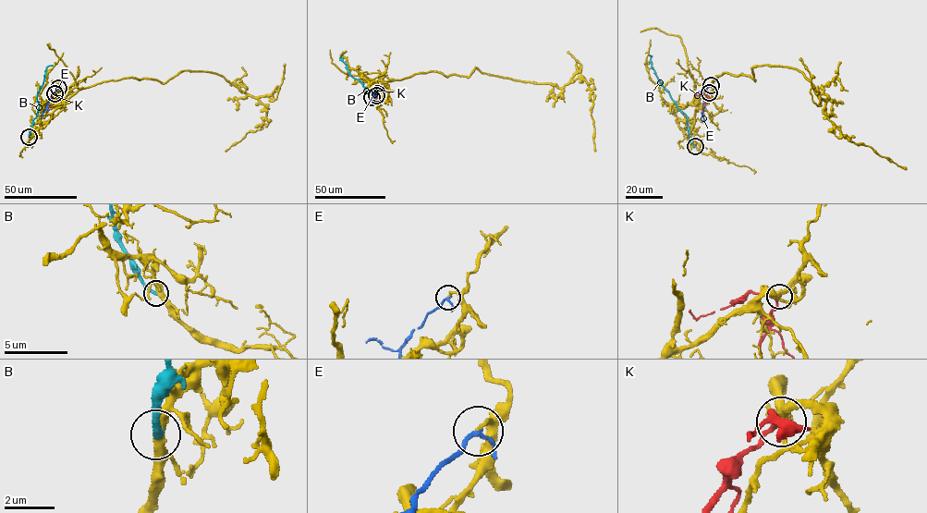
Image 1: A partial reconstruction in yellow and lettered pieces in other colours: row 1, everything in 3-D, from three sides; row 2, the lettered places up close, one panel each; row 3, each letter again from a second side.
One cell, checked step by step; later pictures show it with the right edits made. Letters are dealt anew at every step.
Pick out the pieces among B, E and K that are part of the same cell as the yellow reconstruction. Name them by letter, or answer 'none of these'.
none of these

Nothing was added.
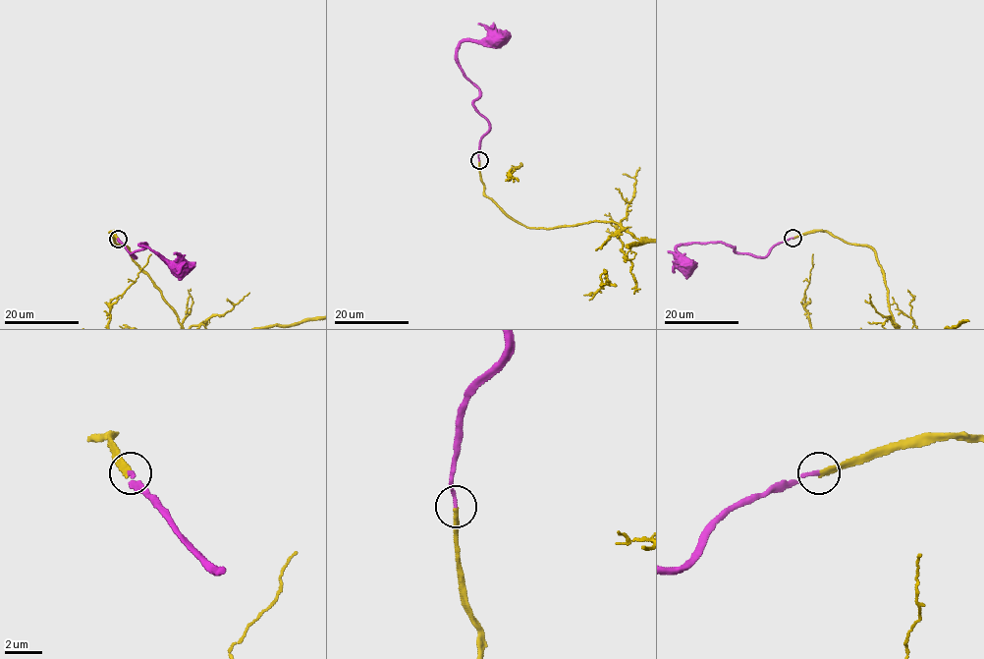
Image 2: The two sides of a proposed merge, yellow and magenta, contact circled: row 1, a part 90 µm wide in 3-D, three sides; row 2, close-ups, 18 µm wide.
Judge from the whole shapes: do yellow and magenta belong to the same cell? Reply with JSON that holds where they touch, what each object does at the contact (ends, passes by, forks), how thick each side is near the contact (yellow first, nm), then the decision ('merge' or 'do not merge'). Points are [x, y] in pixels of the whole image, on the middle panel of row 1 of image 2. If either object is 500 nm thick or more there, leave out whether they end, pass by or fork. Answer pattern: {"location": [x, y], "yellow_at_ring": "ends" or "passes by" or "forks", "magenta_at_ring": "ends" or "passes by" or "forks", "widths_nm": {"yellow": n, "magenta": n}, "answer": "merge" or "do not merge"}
{"location": [479, 160], "yellow_at_ring": "ends", "magenta_at_ring": "ends", "widths_nm": {"yellow": 280, "magenta": 200}, "answer": "merge"}

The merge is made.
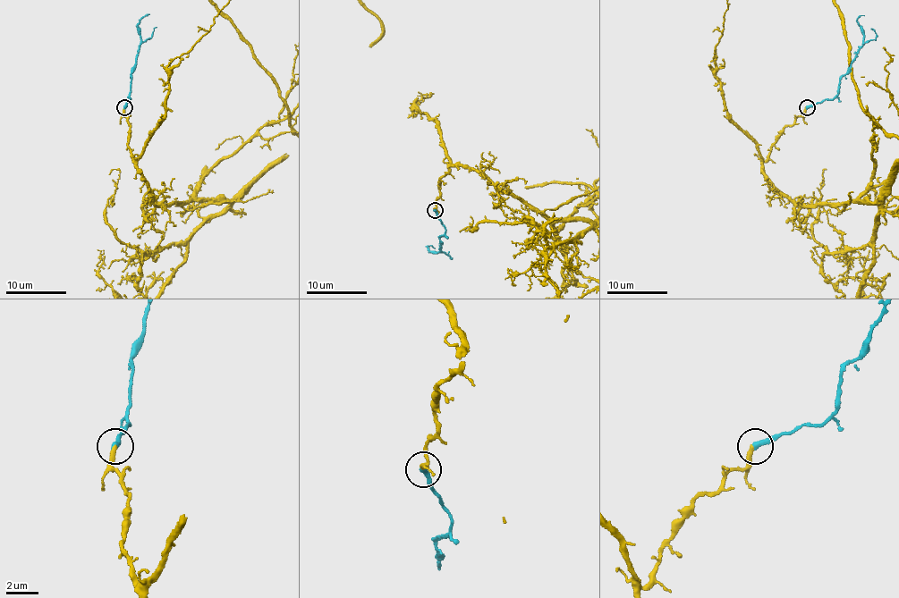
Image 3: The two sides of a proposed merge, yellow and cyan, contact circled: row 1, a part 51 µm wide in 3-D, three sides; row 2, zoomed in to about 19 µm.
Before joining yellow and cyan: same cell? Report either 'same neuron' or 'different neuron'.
same neuron

